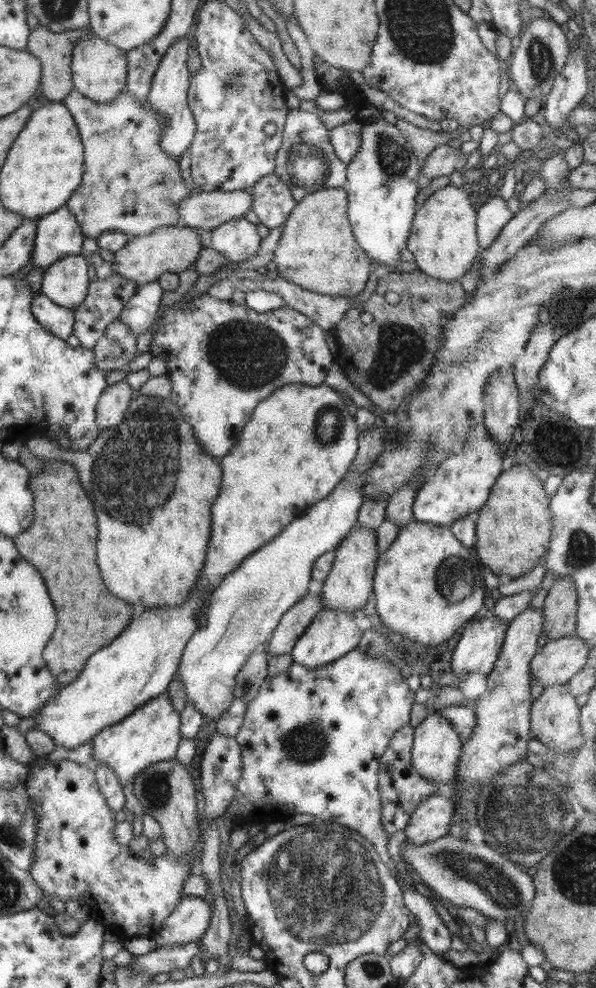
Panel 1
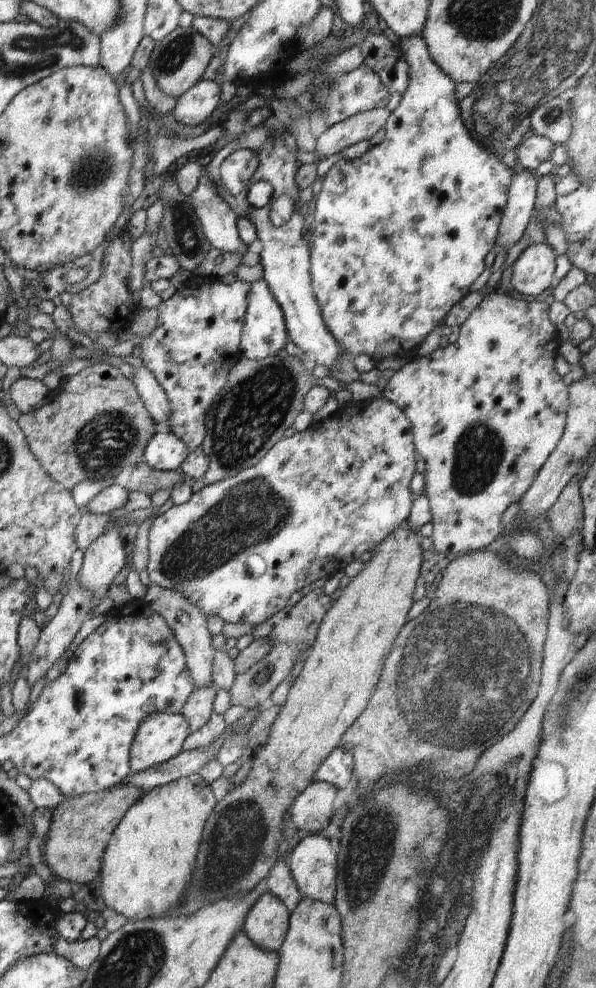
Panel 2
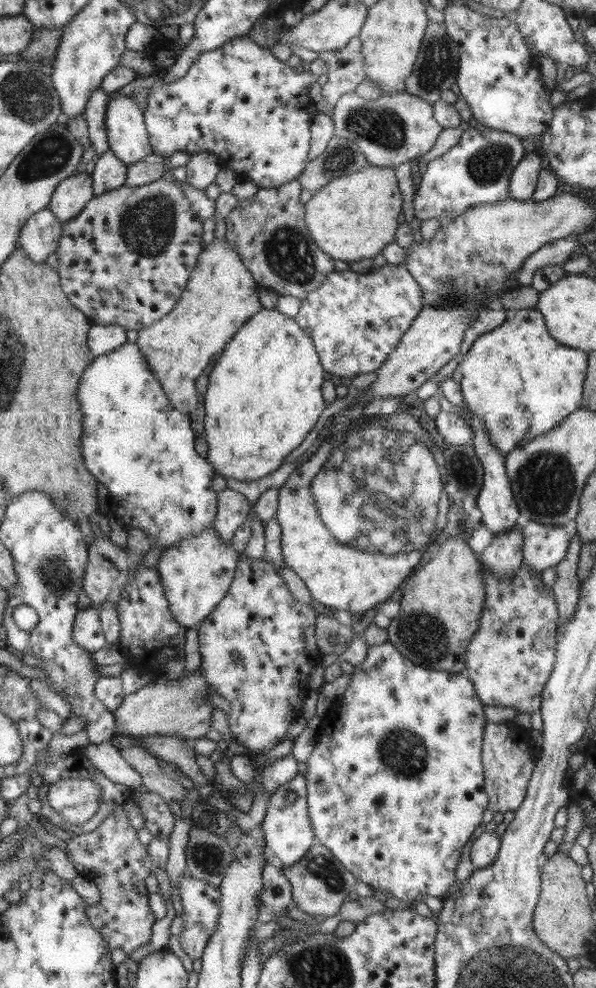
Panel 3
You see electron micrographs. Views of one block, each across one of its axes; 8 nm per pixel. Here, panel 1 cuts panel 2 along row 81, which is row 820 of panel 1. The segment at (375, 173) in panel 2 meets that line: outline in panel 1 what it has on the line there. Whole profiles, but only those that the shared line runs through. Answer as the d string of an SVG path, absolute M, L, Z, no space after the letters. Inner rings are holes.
M439 795L420 801L404 829L406 841L412 845L424 845L442 839L455 819L453 804Z

